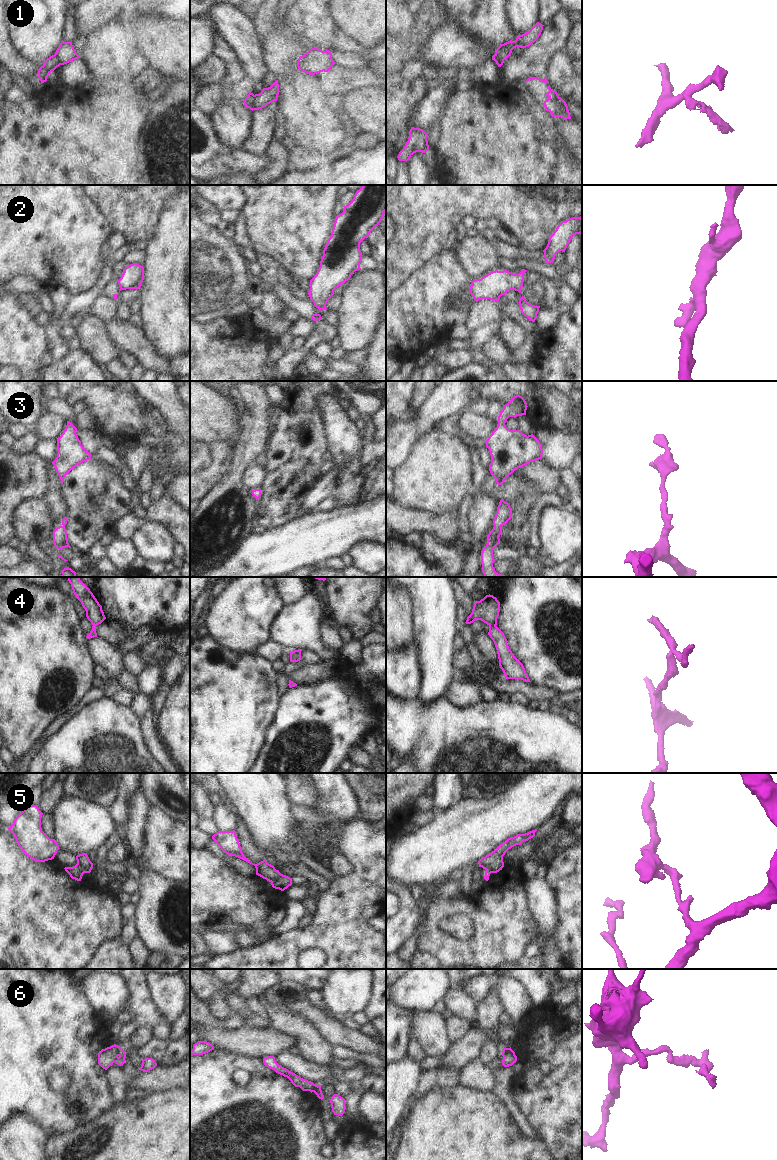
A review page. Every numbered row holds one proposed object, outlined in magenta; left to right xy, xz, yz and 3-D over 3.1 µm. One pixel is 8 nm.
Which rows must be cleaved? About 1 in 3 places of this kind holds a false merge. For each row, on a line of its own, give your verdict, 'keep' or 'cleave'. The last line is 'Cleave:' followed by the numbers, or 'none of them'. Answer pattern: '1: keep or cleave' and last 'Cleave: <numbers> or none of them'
1: cleave
2: cleave
3: keep
4: keep
5: cleave
6: cleave
Cleave: 1, 2, 5, 6

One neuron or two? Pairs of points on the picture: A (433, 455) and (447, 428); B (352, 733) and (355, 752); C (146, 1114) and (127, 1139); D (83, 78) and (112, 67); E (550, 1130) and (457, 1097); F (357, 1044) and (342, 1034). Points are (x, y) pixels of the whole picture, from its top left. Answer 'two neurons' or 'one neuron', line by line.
A: two neurons
B: two neurons
C: one neuron
D: two neurons
E: two neurons
F: one neuron

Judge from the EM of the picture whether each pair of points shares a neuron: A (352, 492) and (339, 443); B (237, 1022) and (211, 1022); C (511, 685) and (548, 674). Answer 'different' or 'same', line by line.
A: same
B: same
C: different

